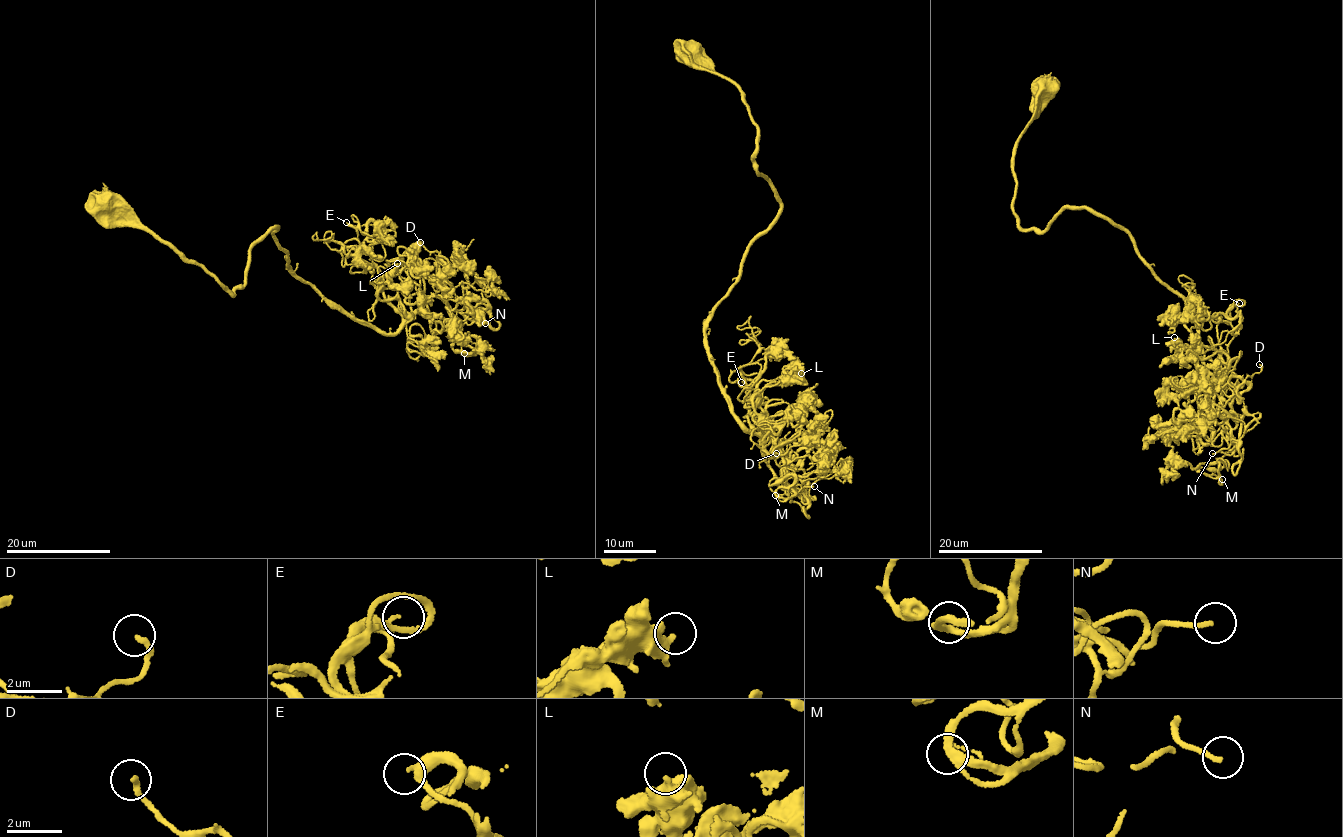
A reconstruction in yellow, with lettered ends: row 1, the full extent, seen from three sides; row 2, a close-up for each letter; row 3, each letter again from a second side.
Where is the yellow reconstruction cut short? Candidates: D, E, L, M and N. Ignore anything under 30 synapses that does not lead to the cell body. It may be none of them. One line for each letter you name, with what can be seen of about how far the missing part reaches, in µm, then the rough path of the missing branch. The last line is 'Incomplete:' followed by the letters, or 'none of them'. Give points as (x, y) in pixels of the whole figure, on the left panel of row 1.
N: 15 µm | (485, 323), (497, 321), (496, 328), (506, 333), (513, 346)
Incomplete: N

